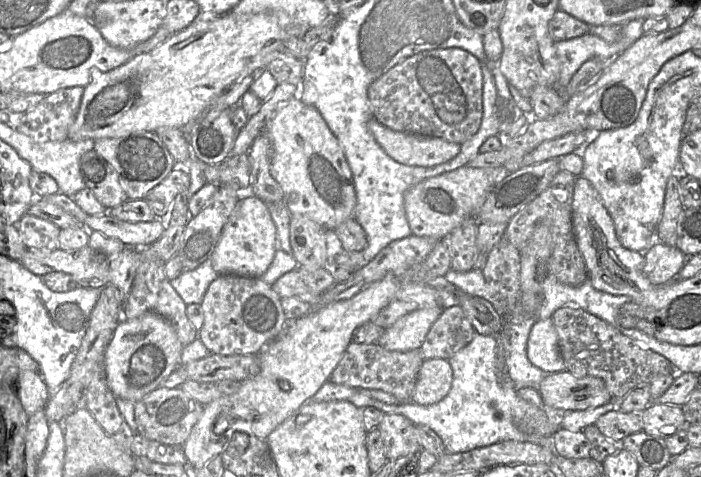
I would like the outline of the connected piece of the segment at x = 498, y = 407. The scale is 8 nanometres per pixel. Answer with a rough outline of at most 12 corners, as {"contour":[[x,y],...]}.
{"contour":[[475,333],[448,361],[439,402],[363,409],[432,429],[448,453],[528,441],[528,403],[502,365],[496,336]]}

